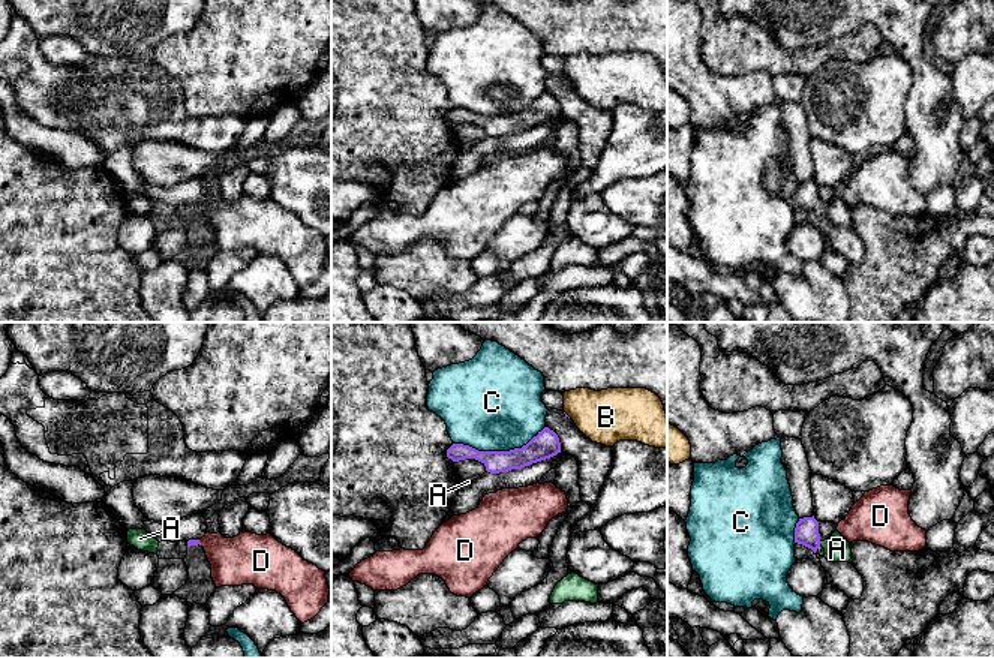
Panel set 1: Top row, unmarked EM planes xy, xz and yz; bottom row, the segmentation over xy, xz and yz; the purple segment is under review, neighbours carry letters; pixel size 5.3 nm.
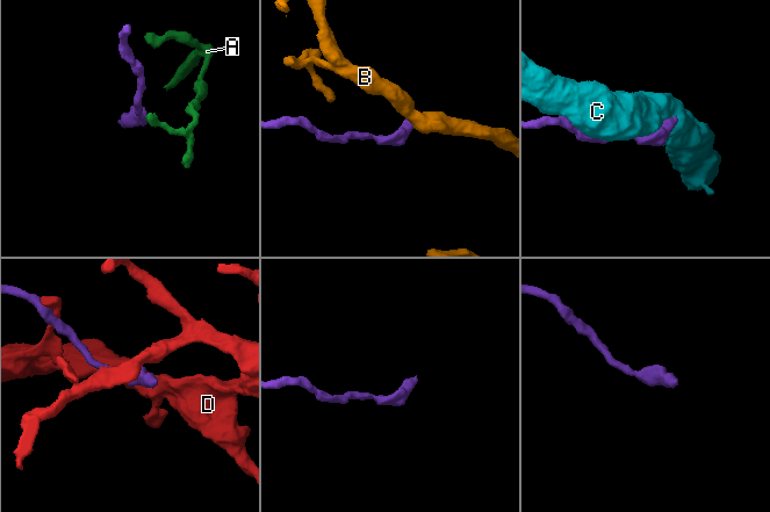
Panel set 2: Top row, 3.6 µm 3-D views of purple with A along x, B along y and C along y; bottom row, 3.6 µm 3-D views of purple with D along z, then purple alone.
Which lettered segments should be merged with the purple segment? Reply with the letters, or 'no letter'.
no letter

